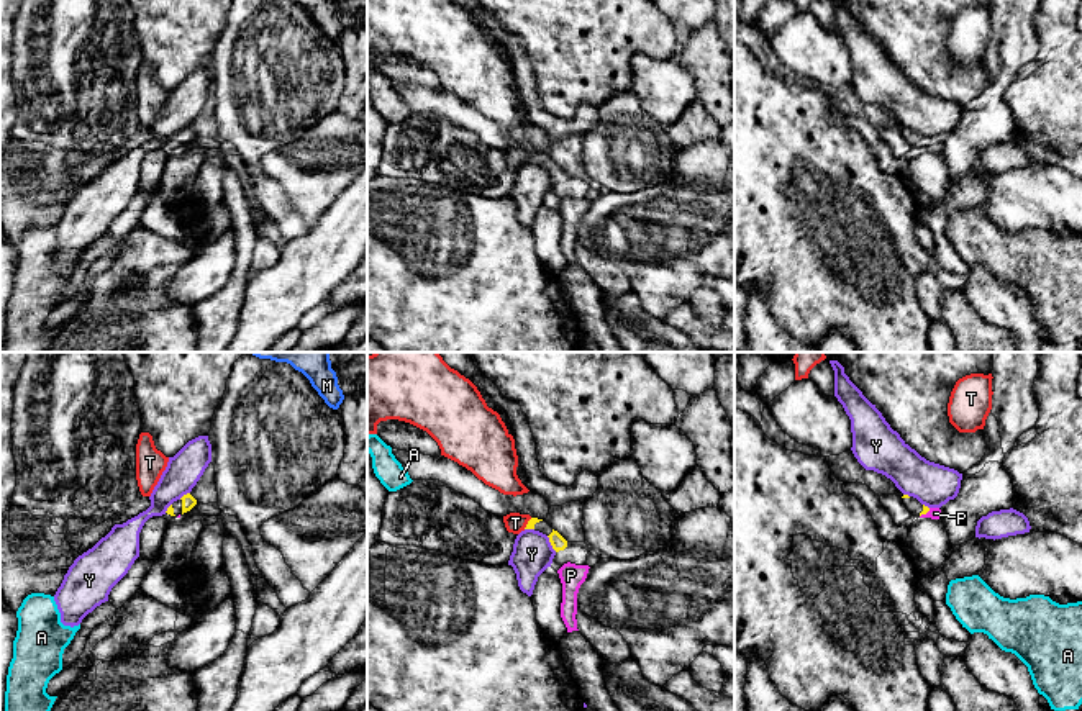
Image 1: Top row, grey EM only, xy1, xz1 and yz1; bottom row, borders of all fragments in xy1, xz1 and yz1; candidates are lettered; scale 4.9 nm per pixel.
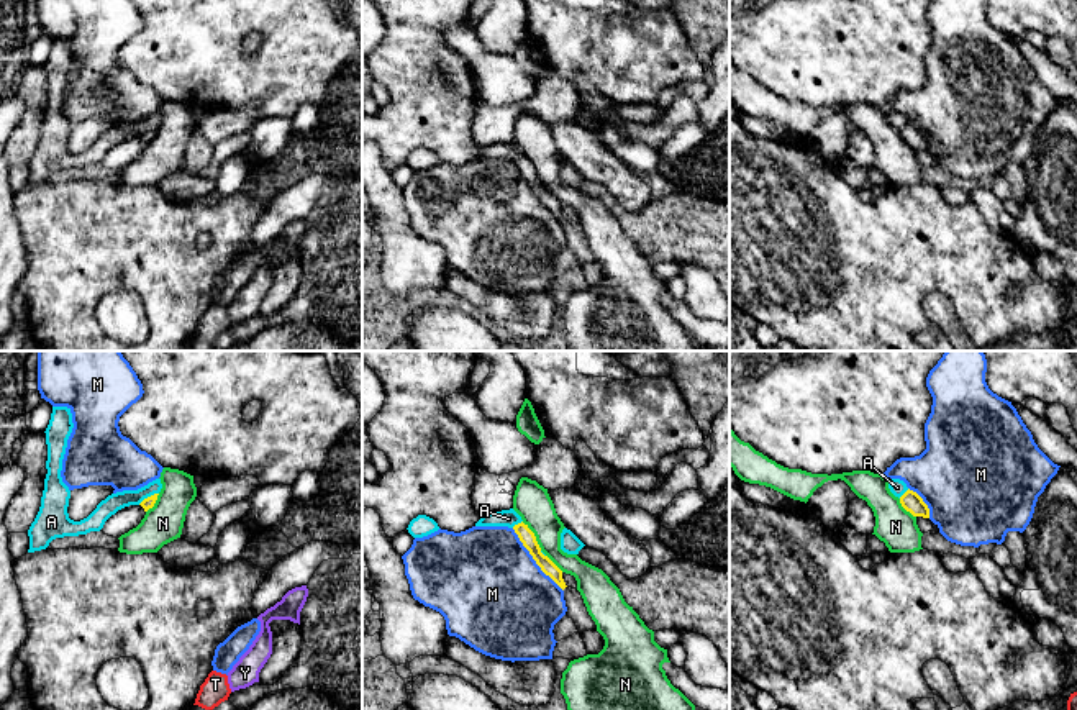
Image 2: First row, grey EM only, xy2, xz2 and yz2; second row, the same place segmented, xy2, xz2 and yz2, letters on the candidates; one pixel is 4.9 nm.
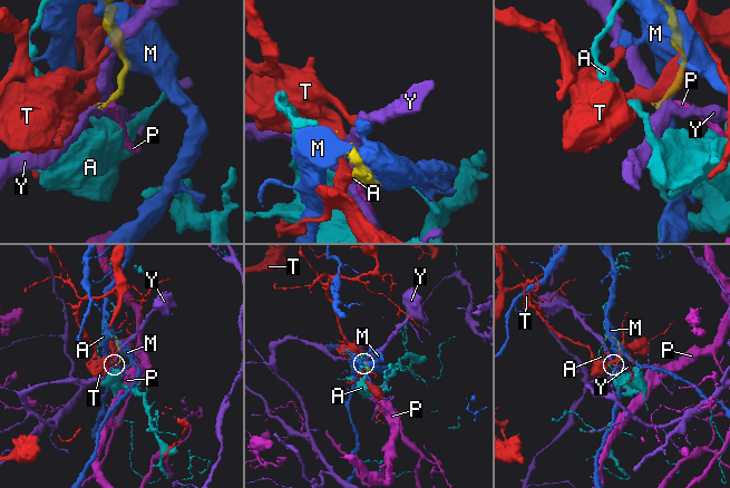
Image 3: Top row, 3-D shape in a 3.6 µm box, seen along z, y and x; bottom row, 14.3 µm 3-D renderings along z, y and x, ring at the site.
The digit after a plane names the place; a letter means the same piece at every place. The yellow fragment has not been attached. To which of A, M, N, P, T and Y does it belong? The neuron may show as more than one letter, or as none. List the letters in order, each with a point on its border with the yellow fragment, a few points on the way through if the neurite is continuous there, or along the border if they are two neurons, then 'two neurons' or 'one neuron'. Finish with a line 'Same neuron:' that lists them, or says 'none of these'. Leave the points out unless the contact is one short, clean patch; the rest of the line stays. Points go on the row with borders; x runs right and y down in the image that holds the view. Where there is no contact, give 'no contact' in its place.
A: xy2 (148, 497) | along xy2 (158, 492), (138, 504) | two neurons
M: xz2 (533, 558) | two neurons
N: xz2 (535, 537) | two neurons
P: yz1 (925, 513) | along yz1 (930, 508), (920, 516) | two neurons
T: xz1 (528, 523) | two neurons
Y: xz1 (551, 544) | along xz1 (546, 536), (556, 551) | two neurons
Same neuron: none of these

